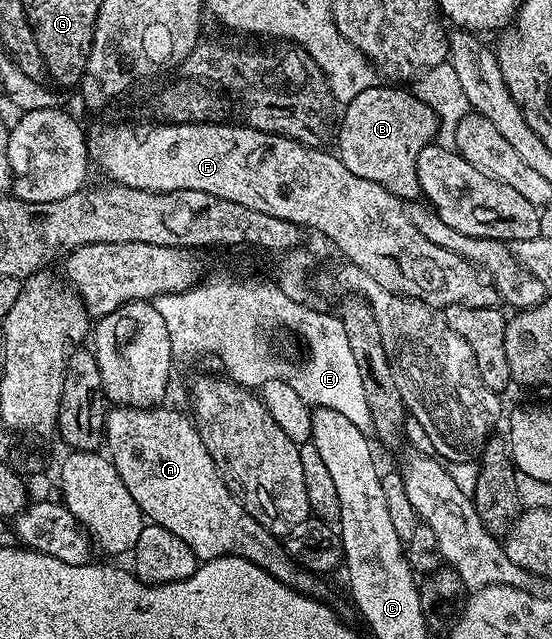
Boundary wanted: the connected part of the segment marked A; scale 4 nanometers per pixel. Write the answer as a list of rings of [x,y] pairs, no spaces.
[[[117,405],[110,408],[105,415],[105,441],[107,456],[113,461],[119,479],[131,493],[131,498],[141,508],[142,513],[152,524],[167,527],[171,535],[179,535],[187,547],[197,556],[198,562],[219,559],[220,557],[242,557],[279,579],[287,587],[298,589],[300,593],[321,595],[325,585],[320,576],[302,569],[297,562],[289,558],[282,538],[277,537],[267,527],[263,527],[241,505],[238,494],[229,490],[229,485],[221,477],[215,459],[207,455],[203,439],[194,425],[192,416],[180,413],[177,409],[129,408],[128,405]]]

